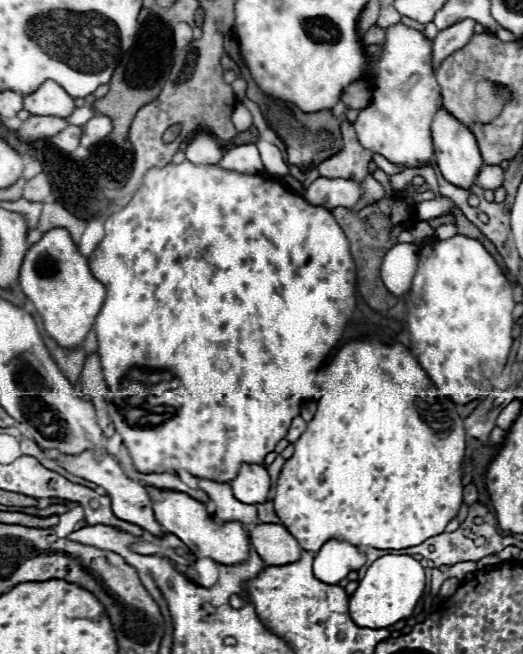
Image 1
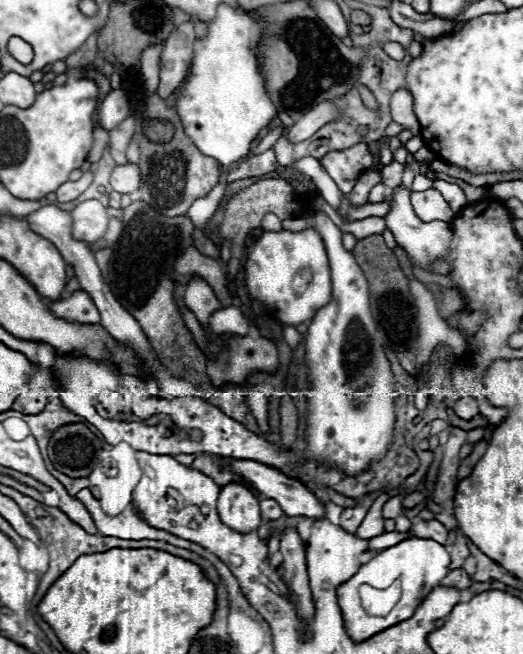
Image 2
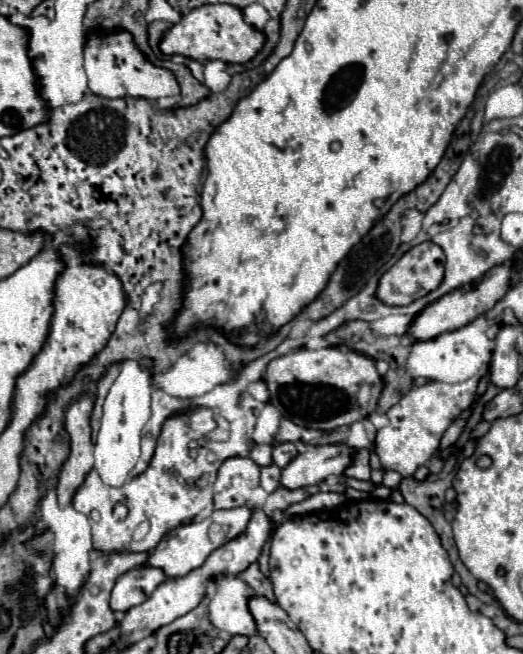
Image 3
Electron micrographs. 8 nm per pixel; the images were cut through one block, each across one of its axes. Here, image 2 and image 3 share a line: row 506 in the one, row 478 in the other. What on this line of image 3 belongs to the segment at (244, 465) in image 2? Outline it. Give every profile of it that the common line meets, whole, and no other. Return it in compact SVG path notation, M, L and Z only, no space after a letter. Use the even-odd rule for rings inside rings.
M324 444L310 446L304 454L298 454L284 470L280 486L304 488L324 482L330 474L342 474L354 460L356 448L348 444Z

